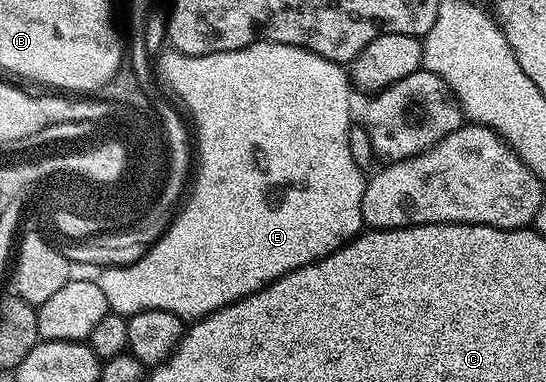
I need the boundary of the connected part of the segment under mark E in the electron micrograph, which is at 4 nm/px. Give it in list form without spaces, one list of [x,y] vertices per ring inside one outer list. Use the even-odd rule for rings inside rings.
[[[254,42],[243,50],[204,56],[188,56],[170,48],[157,59],[156,66],[157,69],[158,66],[162,69],[163,80],[178,93],[179,100],[190,109],[190,114],[194,117],[194,126],[198,129],[198,148],[196,144],[198,179],[194,182],[194,191],[191,192],[190,199],[185,199],[169,229],[147,249],[143,258],[136,260],[136,264],[131,266],[112,266],[103,269],[99,273],[102,275],[97,275],[96,281],[100,292],[104,292],[107,307],[113,313],[129,316],[145,310],[163,310],[172,312],[183,320],[207,318],[220,308],[252,296],[257,290],[263,290],[269,282],[275,282],[280,276],[328,257],[363,233],[362,201],[367,179],[363,170],[356,164],[356,160],[352,160],[352,152],[348,149],[348,132],[352,125],[350,119],[352,83],[347,71],[339,63],[330,62],[327,58],[321,58],[319,54],[299,46],[289,46],[279,42]]]

